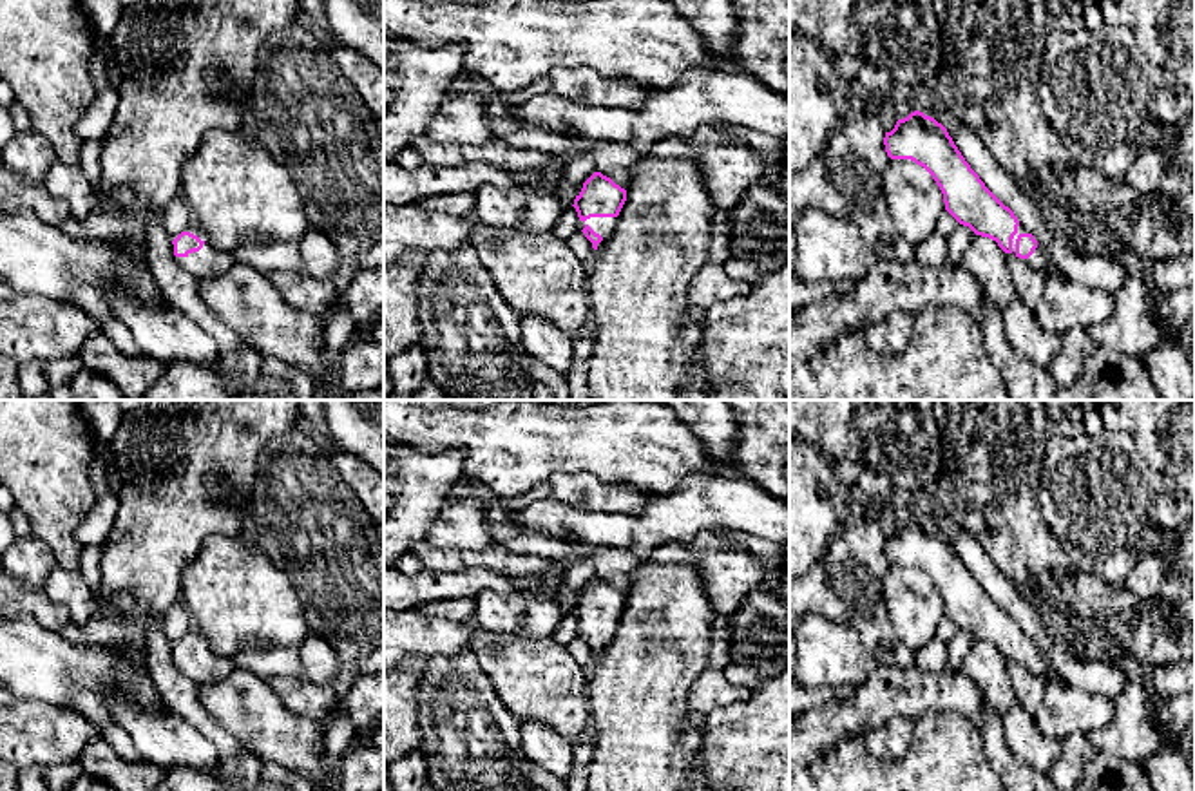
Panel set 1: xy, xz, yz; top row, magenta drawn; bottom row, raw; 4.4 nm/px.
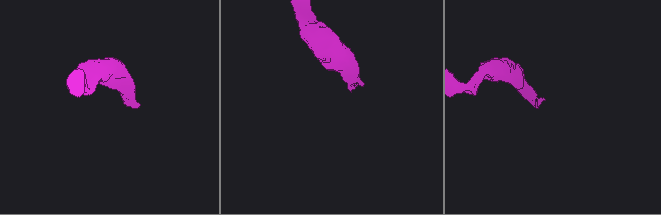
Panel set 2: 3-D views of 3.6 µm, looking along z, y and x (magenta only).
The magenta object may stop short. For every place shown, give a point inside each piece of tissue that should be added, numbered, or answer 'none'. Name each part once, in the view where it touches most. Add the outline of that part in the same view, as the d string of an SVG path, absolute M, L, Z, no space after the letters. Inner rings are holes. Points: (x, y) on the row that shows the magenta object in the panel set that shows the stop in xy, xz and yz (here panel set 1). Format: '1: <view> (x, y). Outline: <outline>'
1: xz (600, 225). Outline: M590 217L585 223L579 221L579 230L583 230L588 224L596 233L603 237L603 241L598 244L598 248L601 248L616 230L616 223L617 223L617 217Z

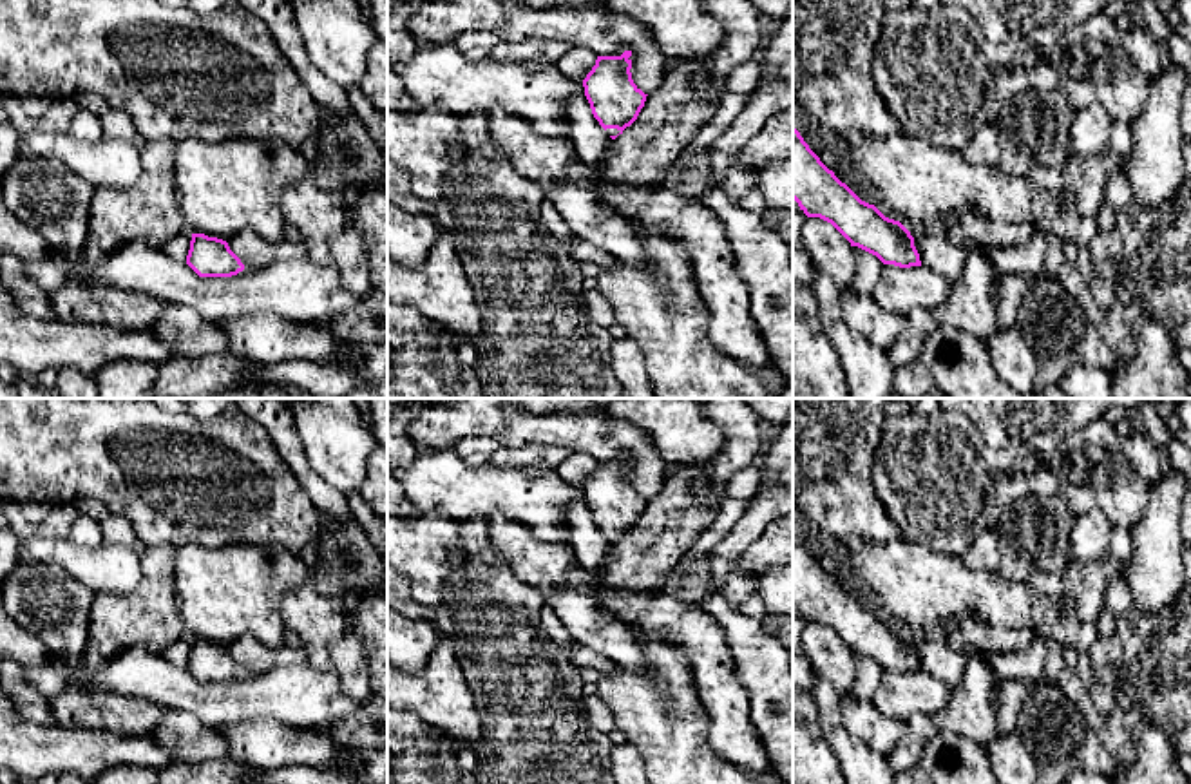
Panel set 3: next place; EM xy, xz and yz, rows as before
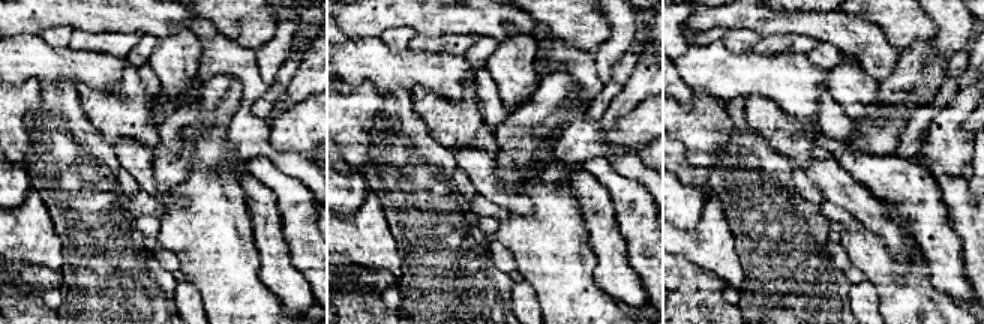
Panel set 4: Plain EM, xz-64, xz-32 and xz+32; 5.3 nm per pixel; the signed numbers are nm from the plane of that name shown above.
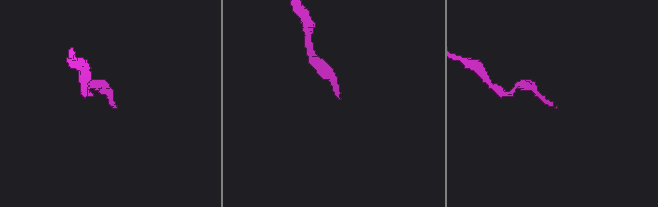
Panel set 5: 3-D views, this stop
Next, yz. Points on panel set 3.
none

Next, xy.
none

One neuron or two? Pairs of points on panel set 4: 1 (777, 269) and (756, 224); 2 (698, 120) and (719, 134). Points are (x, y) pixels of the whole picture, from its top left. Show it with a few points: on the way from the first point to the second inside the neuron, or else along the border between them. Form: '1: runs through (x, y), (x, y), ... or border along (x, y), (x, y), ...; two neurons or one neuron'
1: runs through (777, 258), (777, 245), (767, 234); one neuron
2: runs through (702, 125), (714, 131); one neuron

